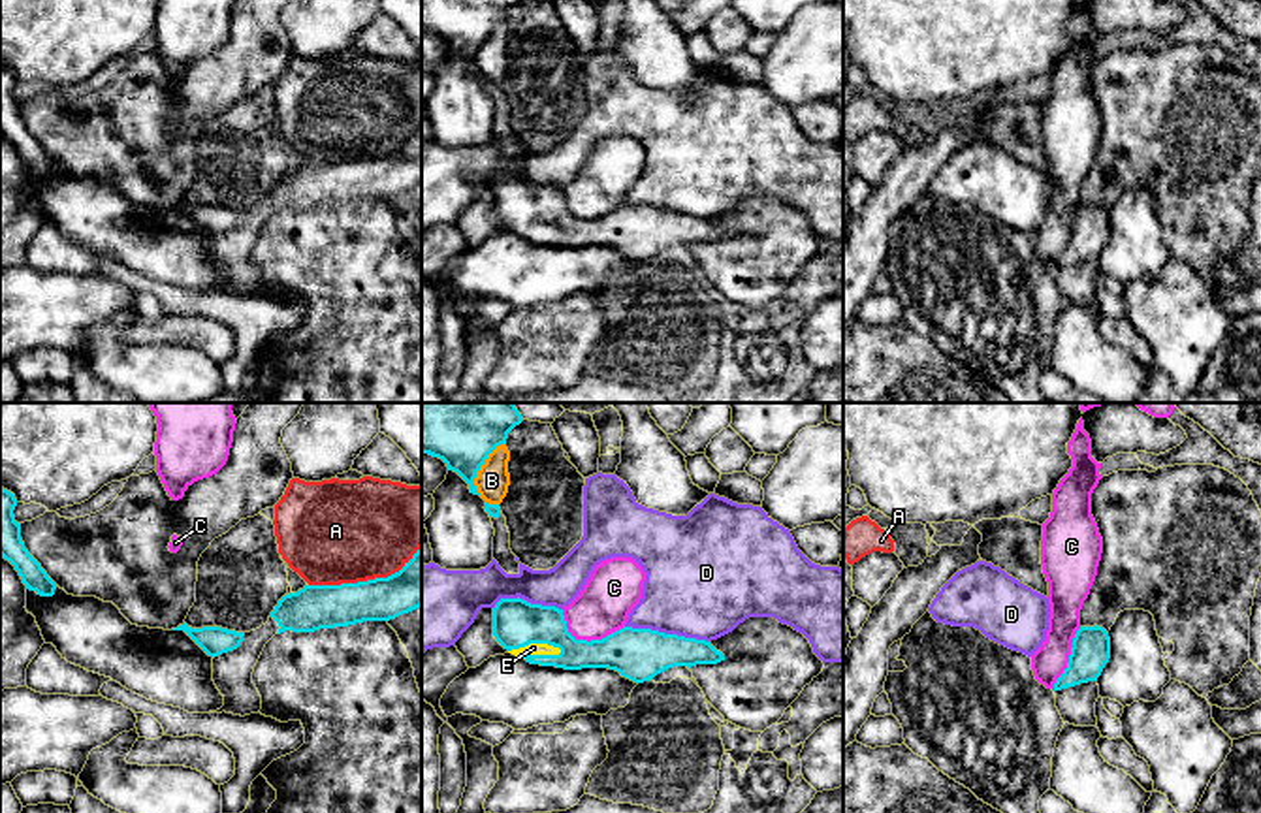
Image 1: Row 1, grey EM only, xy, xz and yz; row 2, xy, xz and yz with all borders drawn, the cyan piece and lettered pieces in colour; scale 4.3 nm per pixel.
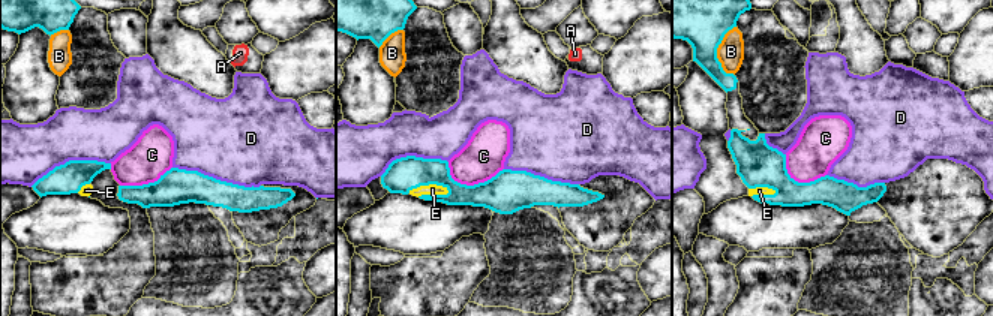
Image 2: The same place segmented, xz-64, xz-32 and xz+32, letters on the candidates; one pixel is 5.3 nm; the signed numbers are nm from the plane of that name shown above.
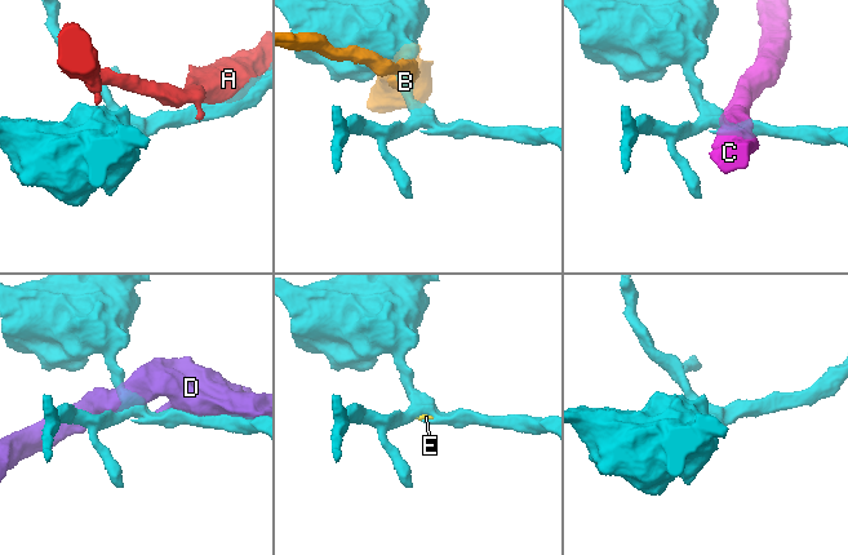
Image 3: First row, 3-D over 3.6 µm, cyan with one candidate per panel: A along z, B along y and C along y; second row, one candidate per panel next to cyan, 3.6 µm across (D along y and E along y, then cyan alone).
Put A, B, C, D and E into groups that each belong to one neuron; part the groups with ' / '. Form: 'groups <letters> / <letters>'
groups A / B / C / D / E

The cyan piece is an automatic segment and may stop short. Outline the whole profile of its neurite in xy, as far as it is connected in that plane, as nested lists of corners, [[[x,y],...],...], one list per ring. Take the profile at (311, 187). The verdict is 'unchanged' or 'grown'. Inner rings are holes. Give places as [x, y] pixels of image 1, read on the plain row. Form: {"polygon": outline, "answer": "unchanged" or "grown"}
{"polygon": [[[422,126],[405,145],[388,154],[358,162],[305,164],[297,171],[284,173],[269,196],[279,201],[279,213],[314,211],[320,207],[348,205],[363,199],[390,199],[422,184]]], "answer": "unchanged"}

